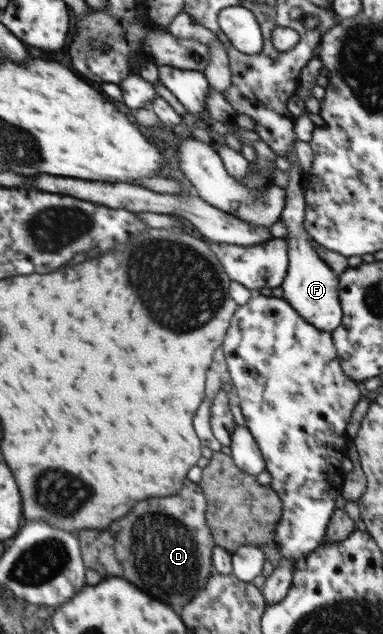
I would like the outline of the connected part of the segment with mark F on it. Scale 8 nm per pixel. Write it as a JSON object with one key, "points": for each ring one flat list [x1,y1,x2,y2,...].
{"points":[[294,136,294,141,290,143,292,147,285,155,285,158,292,164,290,164,290,171,288,172,290,177,288,186,283,189,286,195,286,207,284,207,279,219,288,229,284,241,286,246,288,246,289,265,286,277,284,277,281,285,282,294,284,295,282,298,288,301,300,316,304,317,308,323,314,325,318,330,332,332,341,325,344,318,339,299,339,274,332,271,330,266,312,247,312,238,303,226,303,221,305,220,304,184,306,181,305,172,300,165,296,149,294,148,296,141,297,137]]}

